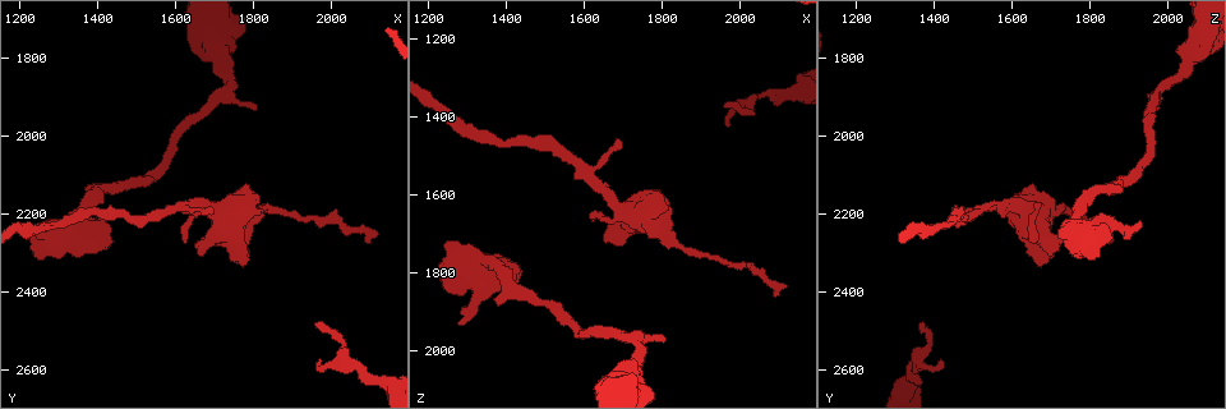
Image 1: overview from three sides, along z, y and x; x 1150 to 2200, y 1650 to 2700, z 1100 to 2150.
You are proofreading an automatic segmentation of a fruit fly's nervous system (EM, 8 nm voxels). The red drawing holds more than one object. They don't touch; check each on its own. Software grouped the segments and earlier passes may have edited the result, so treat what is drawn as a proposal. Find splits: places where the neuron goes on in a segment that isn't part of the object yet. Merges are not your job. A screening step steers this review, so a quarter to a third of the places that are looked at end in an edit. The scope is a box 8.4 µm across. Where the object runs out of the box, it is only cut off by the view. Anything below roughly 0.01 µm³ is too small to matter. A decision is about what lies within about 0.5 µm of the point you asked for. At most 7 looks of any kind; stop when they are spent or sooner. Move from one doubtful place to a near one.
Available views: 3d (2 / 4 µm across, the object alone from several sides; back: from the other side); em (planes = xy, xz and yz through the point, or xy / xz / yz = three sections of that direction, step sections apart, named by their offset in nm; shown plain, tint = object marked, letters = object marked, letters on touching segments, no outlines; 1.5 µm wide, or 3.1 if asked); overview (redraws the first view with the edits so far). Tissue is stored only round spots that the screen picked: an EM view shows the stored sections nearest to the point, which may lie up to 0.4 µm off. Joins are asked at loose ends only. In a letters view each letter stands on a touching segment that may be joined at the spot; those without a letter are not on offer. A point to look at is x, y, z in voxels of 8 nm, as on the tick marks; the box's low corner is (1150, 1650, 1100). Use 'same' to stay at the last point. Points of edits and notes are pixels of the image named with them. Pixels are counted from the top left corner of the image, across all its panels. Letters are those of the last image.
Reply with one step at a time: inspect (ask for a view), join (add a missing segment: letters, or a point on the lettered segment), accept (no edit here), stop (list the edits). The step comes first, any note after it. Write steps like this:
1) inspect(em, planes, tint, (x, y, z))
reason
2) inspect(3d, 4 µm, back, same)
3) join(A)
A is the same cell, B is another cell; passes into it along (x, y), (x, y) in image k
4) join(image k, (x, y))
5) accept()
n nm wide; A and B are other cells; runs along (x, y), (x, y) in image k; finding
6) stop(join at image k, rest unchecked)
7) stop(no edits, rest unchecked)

inspect(em, xz, step 4, letters, (1285, 2215, 1930))
free end

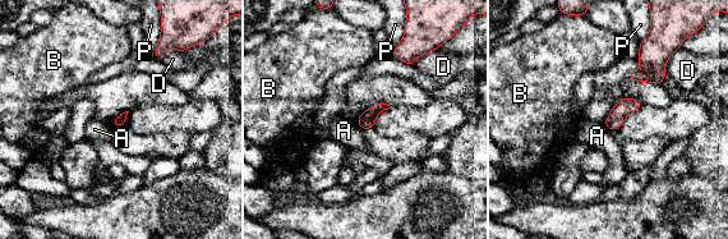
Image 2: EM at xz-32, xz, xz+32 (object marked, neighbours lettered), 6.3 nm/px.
accept()
A, B, D and P are other cells; border along (355, 122), (362, 129) in image 2; none of them fits

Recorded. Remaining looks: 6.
inspect(3d, 4 µm, (1685, 2195, 1460))
branch stops here

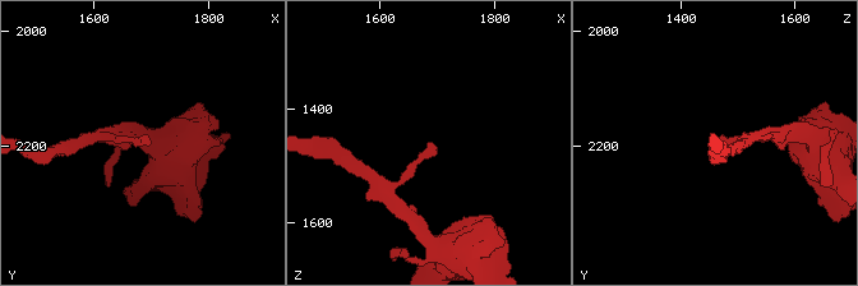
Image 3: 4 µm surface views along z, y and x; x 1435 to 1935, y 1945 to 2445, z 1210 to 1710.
inspect(em, xy, step 8, tint, (1690, 2195, 1455))
need the tissue

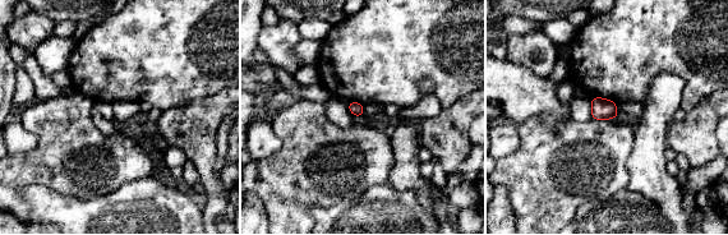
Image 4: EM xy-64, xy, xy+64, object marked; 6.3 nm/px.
inspect(em, planes, letters, same)
cut it another way

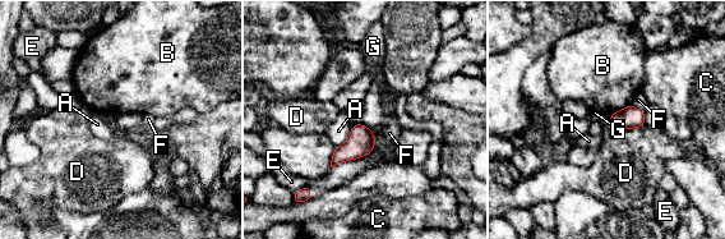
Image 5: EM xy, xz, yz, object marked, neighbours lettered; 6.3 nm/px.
accept()
D touches over 200 nm; A, B, C, D, E, F and G are other cells; border along (363, 123), (375, 134) in image 5; none of them fits

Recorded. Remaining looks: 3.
inspect(em, planes, letters, (1970, 2480, 1370))

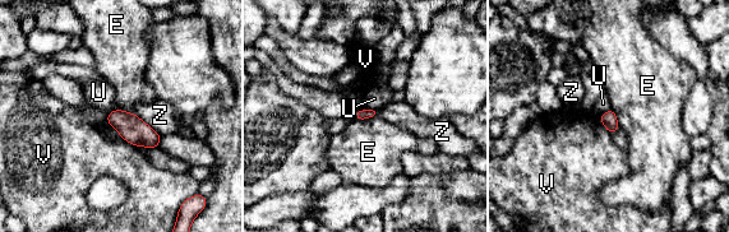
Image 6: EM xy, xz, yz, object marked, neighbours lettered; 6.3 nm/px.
accept()
E, U, V and Z are other cells; border along (378, 108), (360, 108), (353, 117) in image 6; no lettered segment goes on from it

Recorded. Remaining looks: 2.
stop(no edits, rest unchecked)

